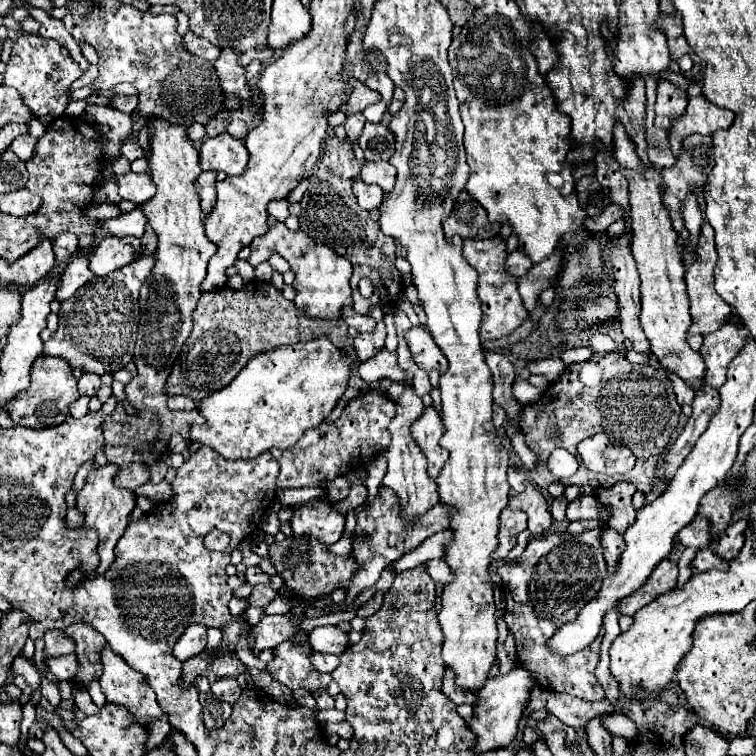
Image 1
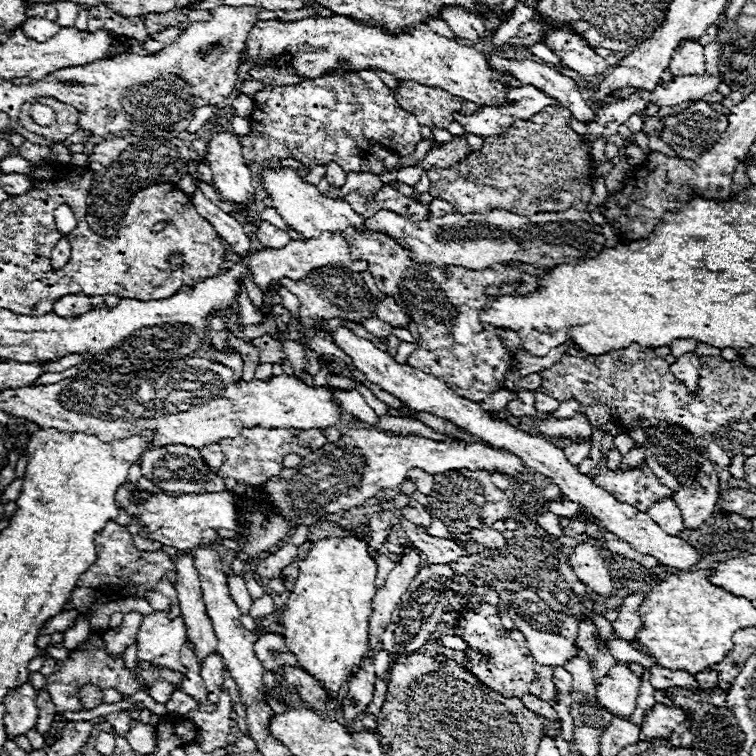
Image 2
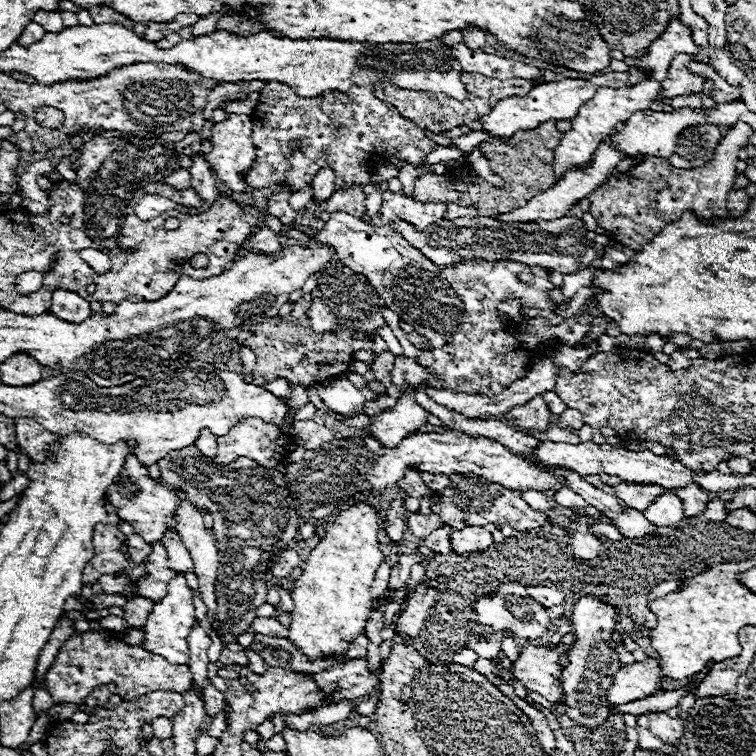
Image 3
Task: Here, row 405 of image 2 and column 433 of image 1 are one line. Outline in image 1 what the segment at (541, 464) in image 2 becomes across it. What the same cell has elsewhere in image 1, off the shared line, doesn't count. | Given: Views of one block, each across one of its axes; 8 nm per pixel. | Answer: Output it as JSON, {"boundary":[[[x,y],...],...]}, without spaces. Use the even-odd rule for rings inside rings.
{"boundary":[[[426,406],[424,412],[422,412],[422,416],[412,424],[412,436],[416,438],[416,442],[420,444],[420,448],[424,450],[424,454],[426,454],[426,458],[428,458],[428,474],[430,474],[432,478],[436,478],[436,476],[440,474],[446,458],[448,458],[448,452],[440,446],[440,438],[444,436],[444,420],[442,420],[440,412],[438,412],[434,406]]]}

